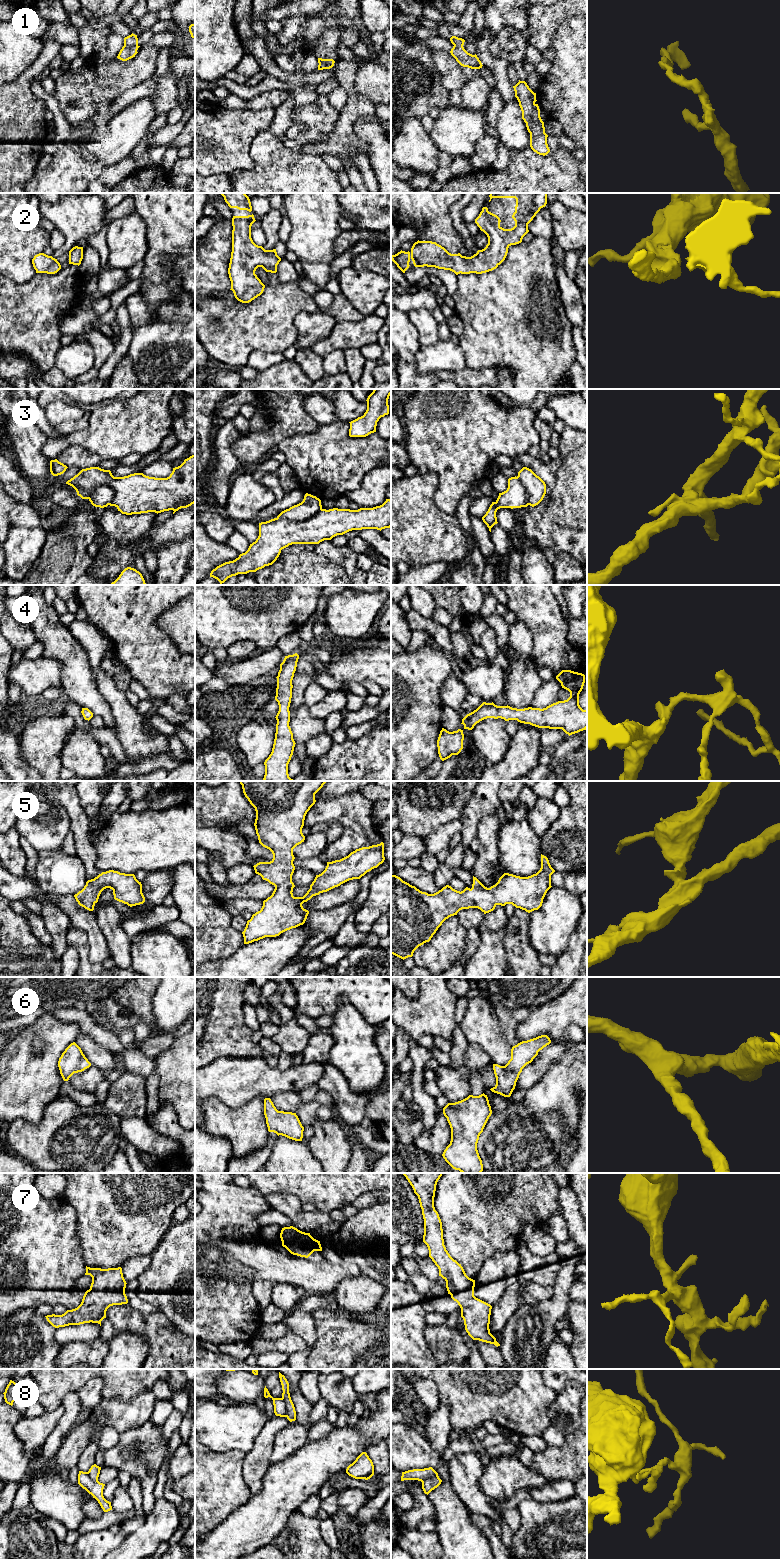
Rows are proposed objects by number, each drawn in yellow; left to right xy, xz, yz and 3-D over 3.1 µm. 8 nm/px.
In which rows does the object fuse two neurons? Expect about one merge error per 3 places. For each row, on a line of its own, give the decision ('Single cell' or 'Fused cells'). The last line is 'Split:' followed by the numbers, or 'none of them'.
1: Fused cells
2: Single cell
3: Fused cells
4: Single cell
5: Single cell
6: Single cell
7: Single cell
8: Fused cells
Split: 1, 3, 8

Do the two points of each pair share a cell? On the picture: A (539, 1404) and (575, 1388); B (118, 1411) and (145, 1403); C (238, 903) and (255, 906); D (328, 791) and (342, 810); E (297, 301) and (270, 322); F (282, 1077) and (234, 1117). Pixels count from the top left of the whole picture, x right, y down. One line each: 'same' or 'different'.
A: different
B: same
C: same
D: different
E: same
F: different

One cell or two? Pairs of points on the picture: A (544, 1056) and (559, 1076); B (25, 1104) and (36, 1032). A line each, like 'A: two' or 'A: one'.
A: two
B: one

